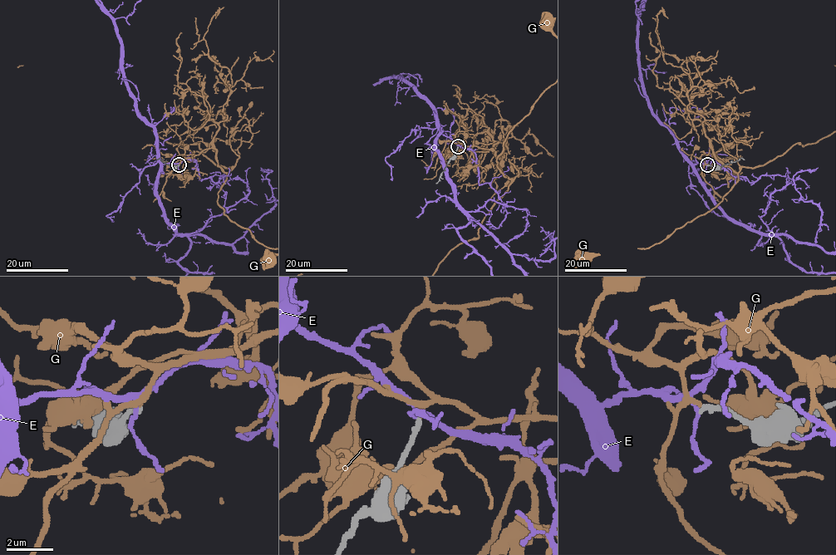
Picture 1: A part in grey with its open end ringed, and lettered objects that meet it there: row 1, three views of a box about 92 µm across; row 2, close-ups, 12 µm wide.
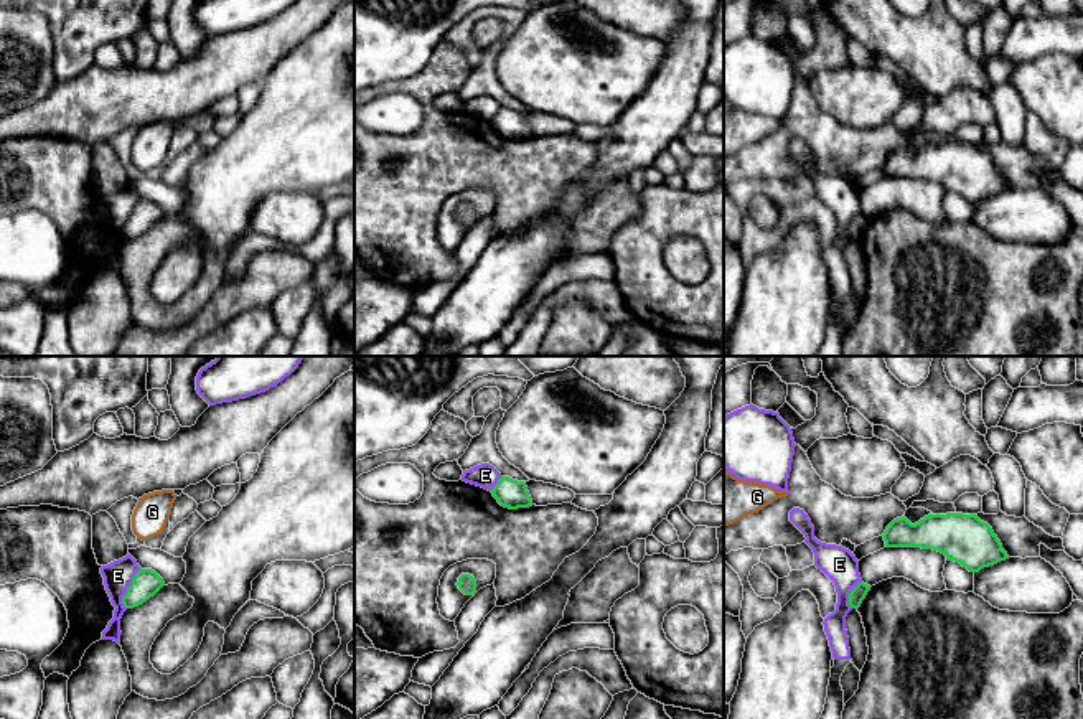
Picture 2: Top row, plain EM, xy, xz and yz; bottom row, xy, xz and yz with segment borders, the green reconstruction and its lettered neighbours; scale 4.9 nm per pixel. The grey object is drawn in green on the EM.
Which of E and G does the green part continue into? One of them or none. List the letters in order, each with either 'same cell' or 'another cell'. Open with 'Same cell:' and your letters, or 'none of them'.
Same cell: G
E: another cell
G: same cell

